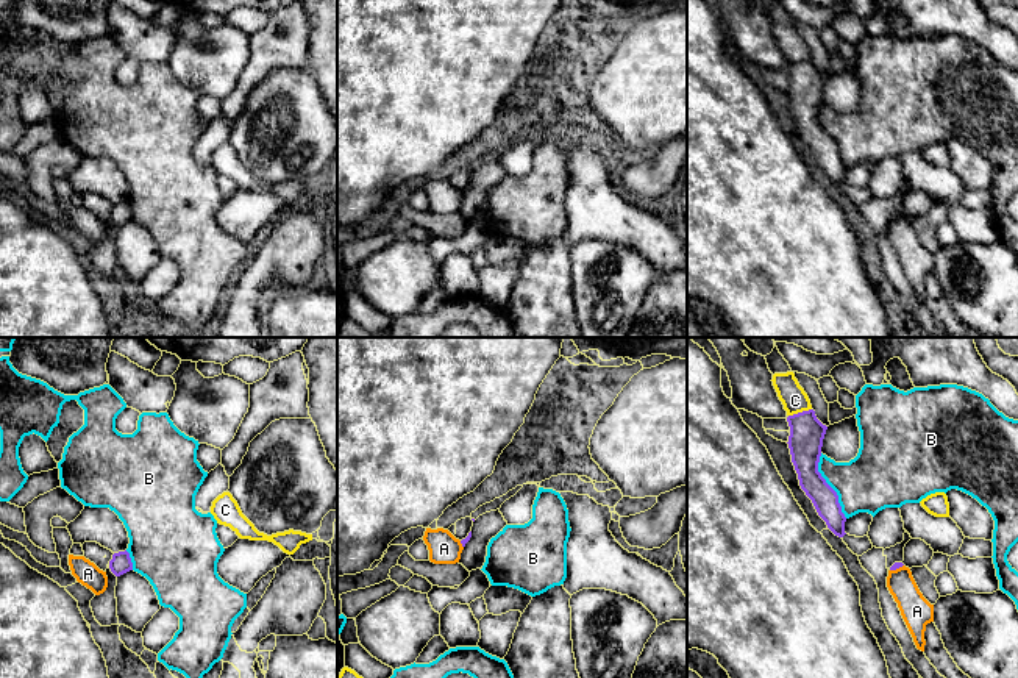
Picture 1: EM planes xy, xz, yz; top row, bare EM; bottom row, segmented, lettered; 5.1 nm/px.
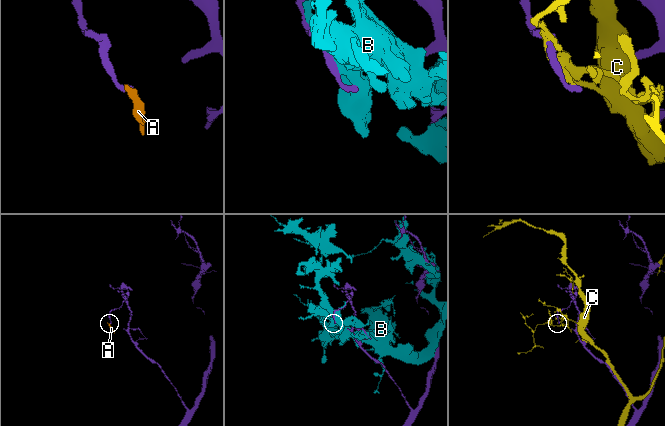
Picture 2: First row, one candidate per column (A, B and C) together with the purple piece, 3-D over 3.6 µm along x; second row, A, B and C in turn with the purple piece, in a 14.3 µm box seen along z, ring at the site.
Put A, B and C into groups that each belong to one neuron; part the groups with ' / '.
A / B / C

